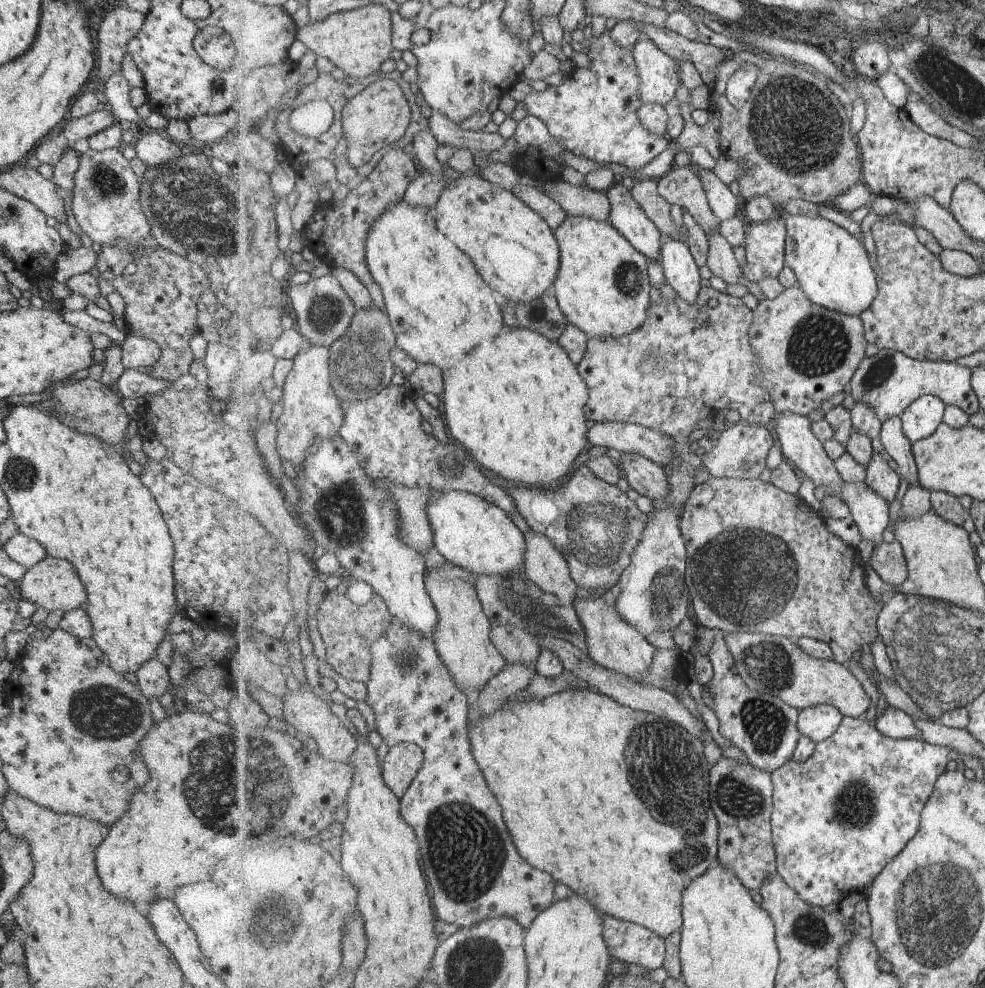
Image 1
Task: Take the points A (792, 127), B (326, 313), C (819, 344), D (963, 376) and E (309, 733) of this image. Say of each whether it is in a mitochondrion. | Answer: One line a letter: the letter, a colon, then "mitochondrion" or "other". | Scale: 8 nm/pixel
A: mitochondrion
B: mitochondrion
C: mitochondrion
D: other
E: other

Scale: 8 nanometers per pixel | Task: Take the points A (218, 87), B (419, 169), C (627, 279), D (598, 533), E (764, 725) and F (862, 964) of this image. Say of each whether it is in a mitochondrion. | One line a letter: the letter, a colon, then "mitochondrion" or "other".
A: other
B: other
C: mitochondrion
D: mitochondrion
E: mitochondrion
F: other

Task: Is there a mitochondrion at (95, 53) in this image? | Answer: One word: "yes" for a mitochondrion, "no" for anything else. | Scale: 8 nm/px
no

